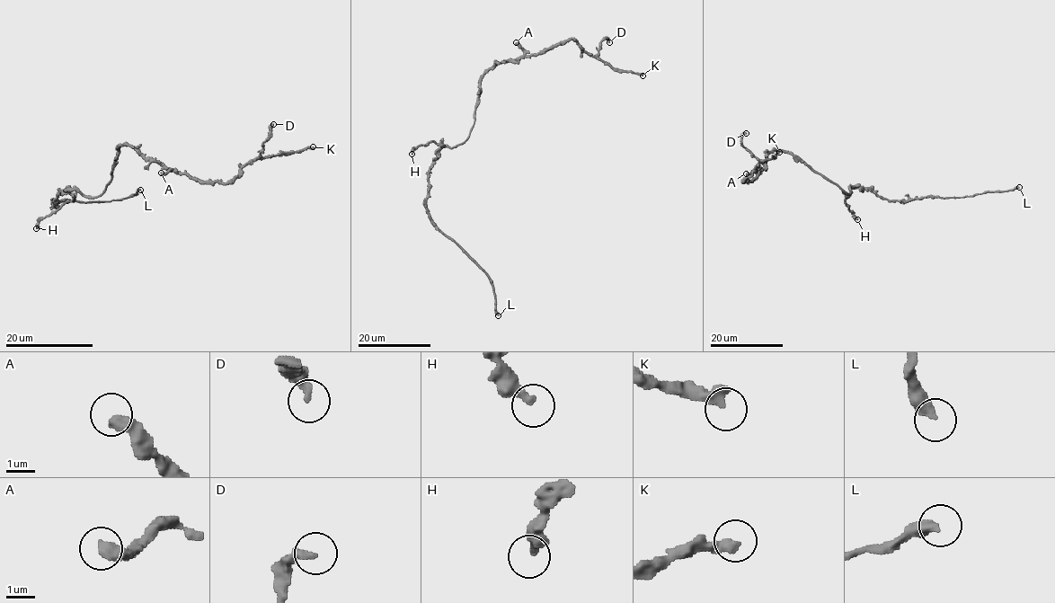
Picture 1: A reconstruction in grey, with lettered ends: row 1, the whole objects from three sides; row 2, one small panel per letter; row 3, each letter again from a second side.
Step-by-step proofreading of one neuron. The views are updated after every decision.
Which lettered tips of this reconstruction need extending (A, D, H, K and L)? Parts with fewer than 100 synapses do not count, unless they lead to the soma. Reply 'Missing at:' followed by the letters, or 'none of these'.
Missing at: K, L

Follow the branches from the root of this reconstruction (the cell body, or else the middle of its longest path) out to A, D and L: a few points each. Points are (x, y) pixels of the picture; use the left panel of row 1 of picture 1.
A: (110, 179), (113, 164), (120, 146), (131, 146), (170, 169), (161, 172)
D: (110, 179), (118, 149), (131, 146), (167, 169), (202, 181), (228, 182), (260, 154), (273, 124)
L: (110, 179), (98, 196), (88, 197), (67, 188), (53, 206), (58, 201), (122, 200), (140, 190)

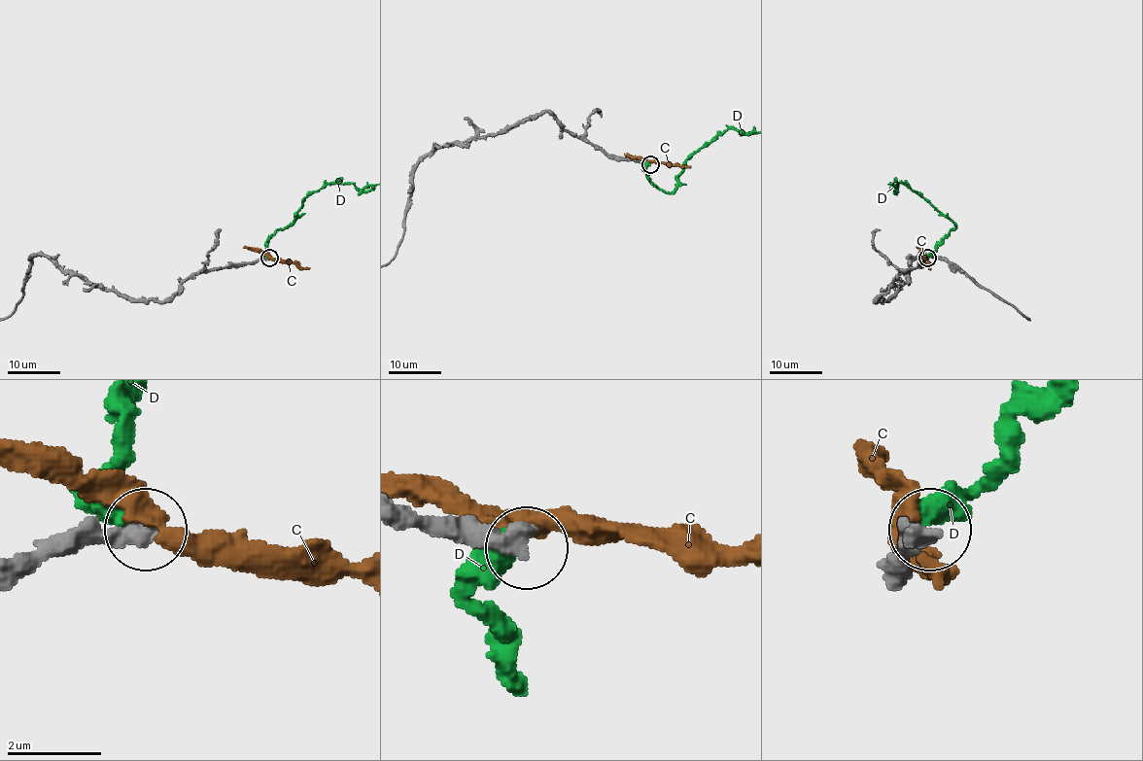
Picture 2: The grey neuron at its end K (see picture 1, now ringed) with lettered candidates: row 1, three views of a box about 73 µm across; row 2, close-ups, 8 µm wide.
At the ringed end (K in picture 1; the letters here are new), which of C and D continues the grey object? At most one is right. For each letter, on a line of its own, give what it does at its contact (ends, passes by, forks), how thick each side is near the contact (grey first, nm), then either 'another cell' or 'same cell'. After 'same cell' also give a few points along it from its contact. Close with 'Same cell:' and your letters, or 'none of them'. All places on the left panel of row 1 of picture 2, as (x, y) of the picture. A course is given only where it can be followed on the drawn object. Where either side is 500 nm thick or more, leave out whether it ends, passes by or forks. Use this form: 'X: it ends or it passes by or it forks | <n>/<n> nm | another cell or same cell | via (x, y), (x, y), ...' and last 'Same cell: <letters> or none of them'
C: it passes by | 440/420 nm | another cell
D: 500/500 nm | another cell
Same cell: none of them

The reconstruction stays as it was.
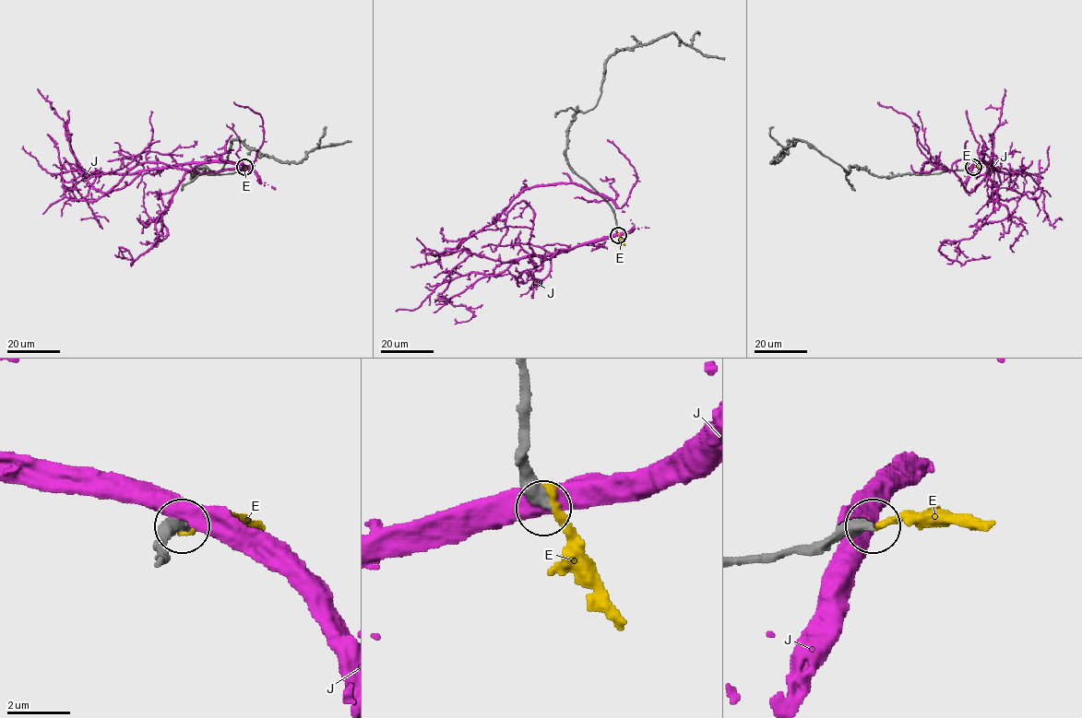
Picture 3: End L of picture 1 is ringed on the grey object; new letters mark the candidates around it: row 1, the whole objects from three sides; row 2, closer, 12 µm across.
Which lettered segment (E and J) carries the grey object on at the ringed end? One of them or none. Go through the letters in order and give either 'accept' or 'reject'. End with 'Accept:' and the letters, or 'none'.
E: reject
J: reject
Accept: none

